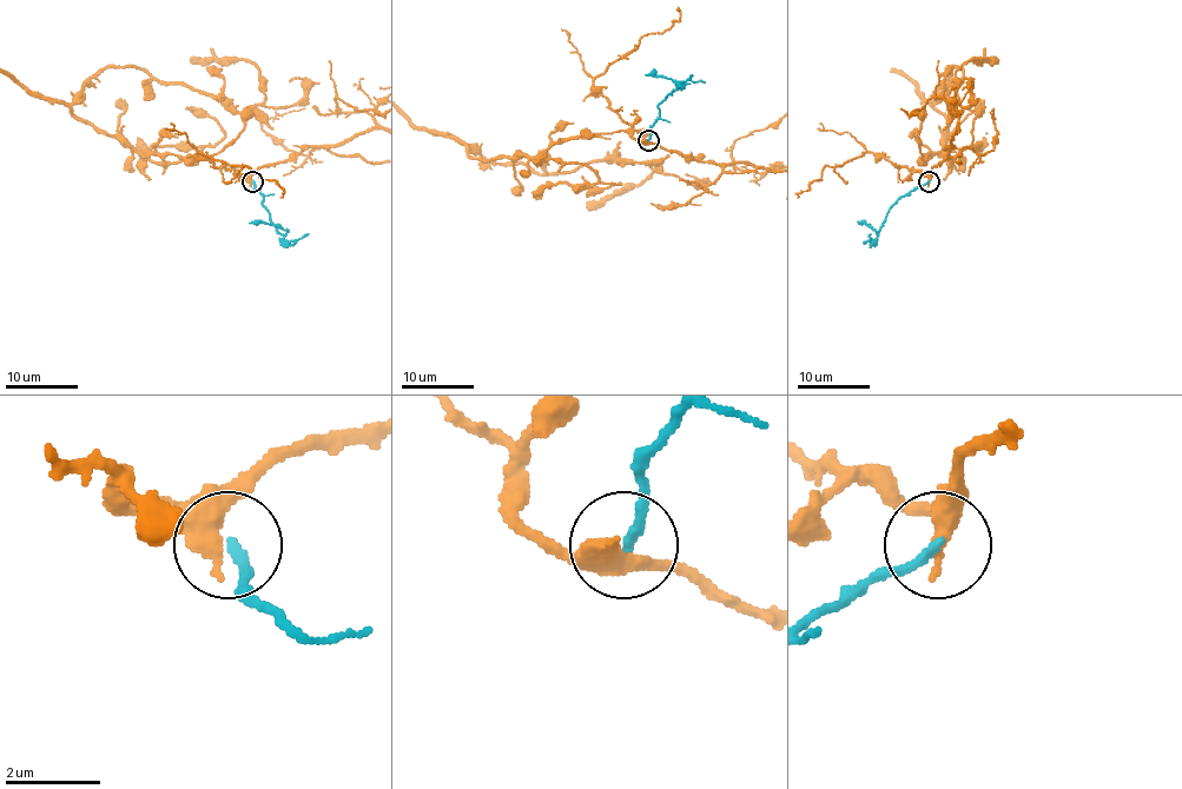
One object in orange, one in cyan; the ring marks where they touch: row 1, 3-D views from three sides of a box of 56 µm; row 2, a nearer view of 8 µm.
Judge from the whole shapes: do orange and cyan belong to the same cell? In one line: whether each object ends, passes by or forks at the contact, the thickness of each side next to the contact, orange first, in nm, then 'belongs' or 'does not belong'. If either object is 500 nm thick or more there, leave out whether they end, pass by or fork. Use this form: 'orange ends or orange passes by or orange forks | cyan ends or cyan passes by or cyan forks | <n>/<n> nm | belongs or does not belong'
orange passes by | cyan ends | 360/200 nm | does not belong

